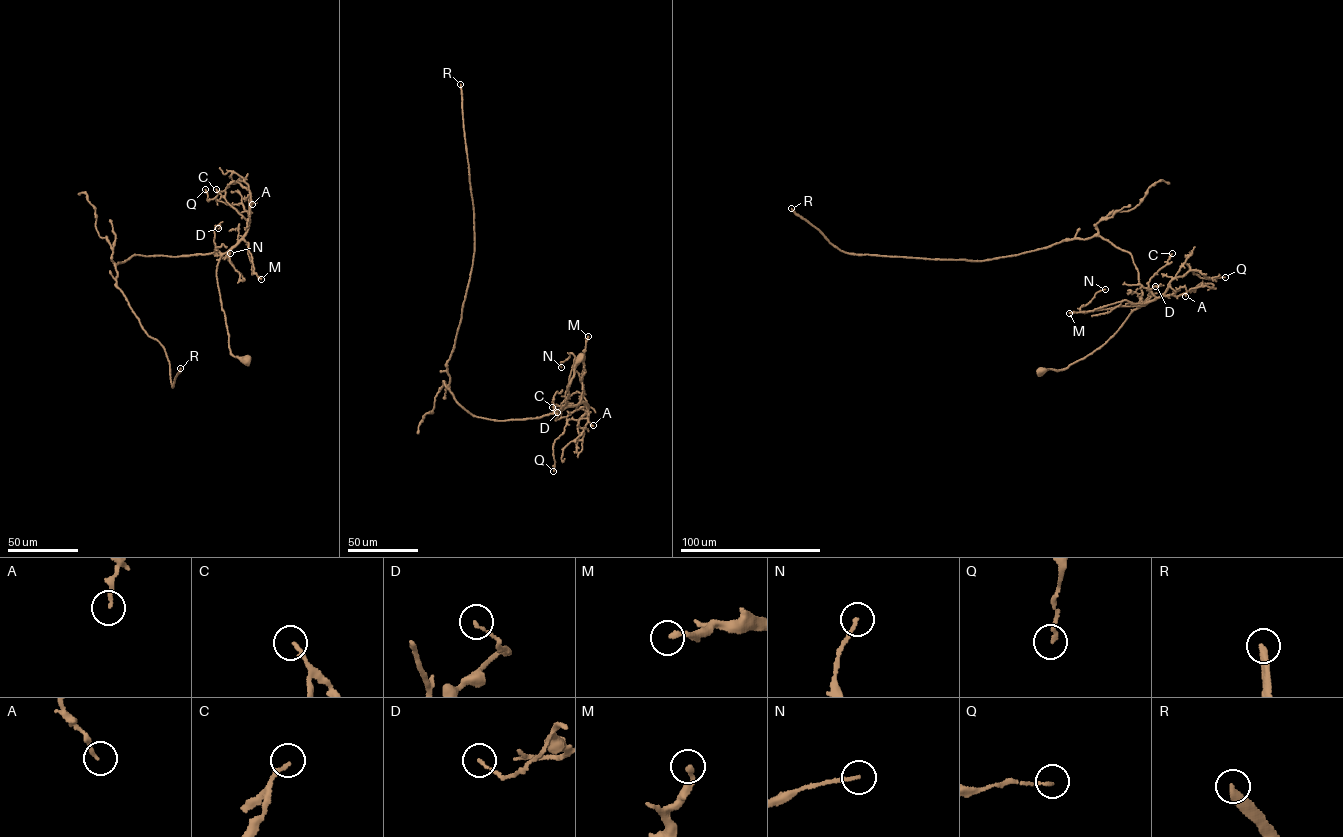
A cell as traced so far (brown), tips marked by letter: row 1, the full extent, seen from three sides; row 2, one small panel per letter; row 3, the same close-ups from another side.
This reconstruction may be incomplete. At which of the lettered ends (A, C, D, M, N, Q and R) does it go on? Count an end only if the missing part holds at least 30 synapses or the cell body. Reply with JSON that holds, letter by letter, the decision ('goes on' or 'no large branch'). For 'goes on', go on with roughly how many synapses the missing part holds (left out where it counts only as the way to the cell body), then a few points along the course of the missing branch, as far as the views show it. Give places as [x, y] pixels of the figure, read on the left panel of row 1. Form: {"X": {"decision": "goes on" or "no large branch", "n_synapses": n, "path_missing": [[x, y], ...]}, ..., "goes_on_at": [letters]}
{"A": {"decision": "no large branch"}, "C": {"decision": "no large branch"}, "D": {"decision": "no large branch"}, "M": {"decision": "no large branch"}, "N": {"decision": "no large branch"}, "Q": {"decision": "no large branch"}, "R": {"decision": "goes on", "n_synapses": 120, "path_missing": [[180, 368], [180, 361], [177, 369], [149, 368], [137, 361], [135, 352], [127, 345], [127, 339]]}, "goes_on_at": ["R"]}

